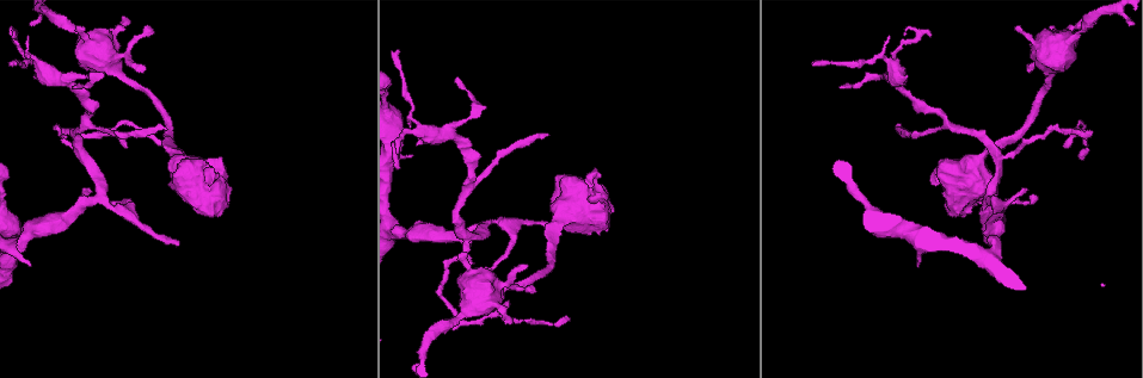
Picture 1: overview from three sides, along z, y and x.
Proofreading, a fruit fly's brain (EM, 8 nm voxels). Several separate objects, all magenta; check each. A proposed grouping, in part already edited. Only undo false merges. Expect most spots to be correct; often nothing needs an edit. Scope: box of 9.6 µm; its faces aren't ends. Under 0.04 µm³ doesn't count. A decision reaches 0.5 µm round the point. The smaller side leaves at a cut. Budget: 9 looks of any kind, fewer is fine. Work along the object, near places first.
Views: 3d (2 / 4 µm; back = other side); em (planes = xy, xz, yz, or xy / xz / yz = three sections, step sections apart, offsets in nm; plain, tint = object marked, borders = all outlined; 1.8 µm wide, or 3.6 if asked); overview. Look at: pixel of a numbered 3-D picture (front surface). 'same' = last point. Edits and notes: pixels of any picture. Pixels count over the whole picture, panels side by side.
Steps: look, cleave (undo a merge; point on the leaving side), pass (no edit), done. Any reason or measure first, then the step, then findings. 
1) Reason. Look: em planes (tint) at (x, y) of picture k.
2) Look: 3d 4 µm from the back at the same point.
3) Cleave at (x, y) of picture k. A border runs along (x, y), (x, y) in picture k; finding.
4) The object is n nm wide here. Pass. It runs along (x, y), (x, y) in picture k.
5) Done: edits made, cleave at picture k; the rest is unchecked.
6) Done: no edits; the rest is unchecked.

Calibre changes. Look: em 3.6 µm xz step 8 (tint) at (1058, 53) of picture 1.

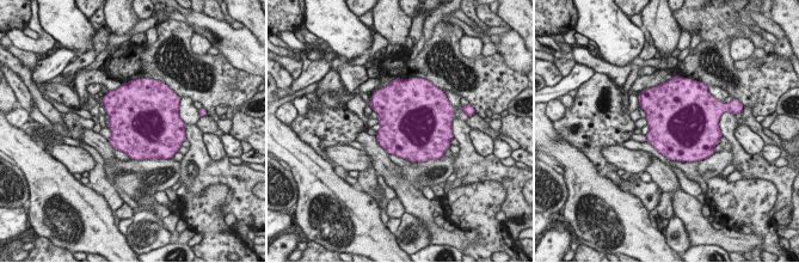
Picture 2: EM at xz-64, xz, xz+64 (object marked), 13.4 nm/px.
Look: em 3.6 µm planes (tint) at the same point.

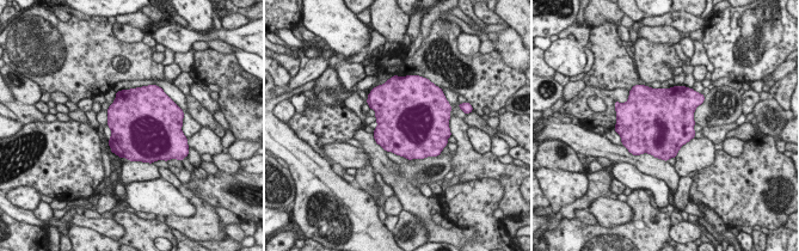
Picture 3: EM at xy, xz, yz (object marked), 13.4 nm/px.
Pass. Continuous, no second cell.

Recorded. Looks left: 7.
Thick turns thin. Look: 3d 4 µm at (564, 212) of picture 1.

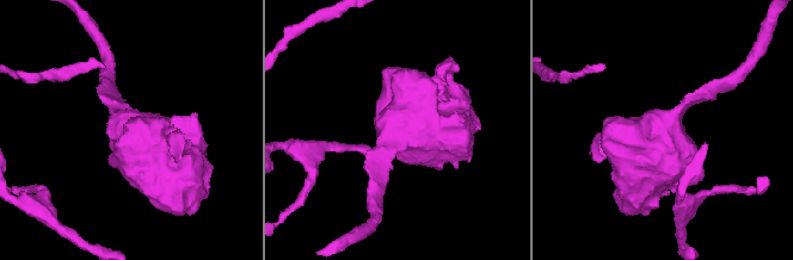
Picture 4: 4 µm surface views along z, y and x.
Now the EM. Look: em 3.6 µm planes (tint) at (664, 123) of picture 4.

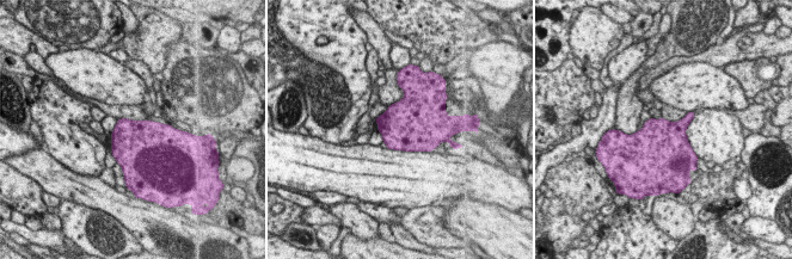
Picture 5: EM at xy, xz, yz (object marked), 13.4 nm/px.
The object is 650 nm wide here. Pass. All the same cell.

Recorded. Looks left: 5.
Sharp bend. Look: em yz step 4 (tint) at (68, 82) of picture 1.

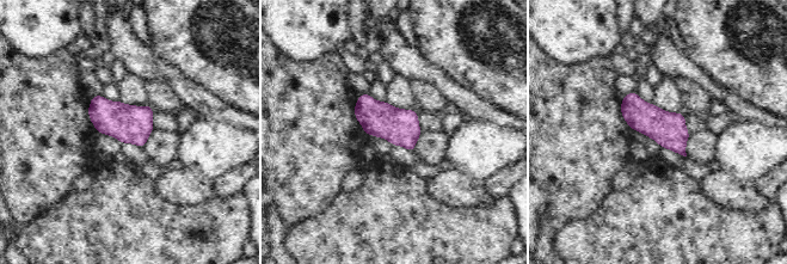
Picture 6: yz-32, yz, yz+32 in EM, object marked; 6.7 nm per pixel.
Look: em planes (tint) at the same point.

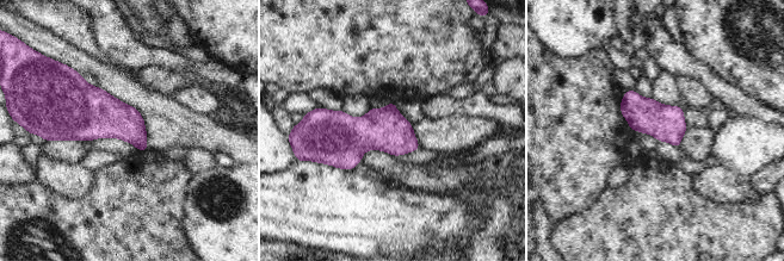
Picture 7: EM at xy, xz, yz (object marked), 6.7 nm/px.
The object is 240 nm wide here. Pass. Continuous, no second cell.

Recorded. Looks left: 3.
Sharp bend. Look: 3d 4 µm at (84, 137) of picture 1.

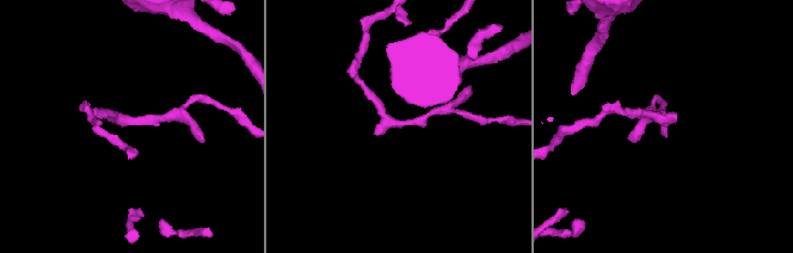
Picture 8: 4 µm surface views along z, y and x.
Now the EM. Look: em planes (tint) at (125, 121) of picture 8.

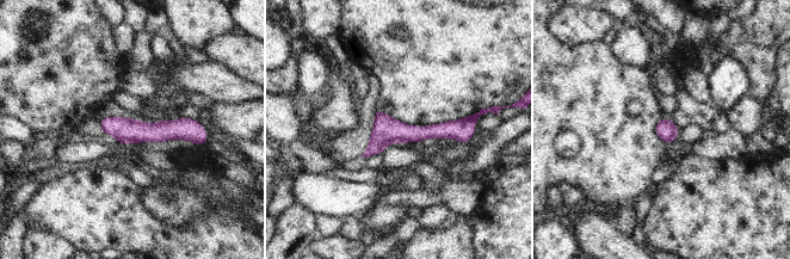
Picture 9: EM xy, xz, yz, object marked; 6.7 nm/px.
The object is 140 nm wide here. Pass. It runs along (470, 125), (388, 133), (368, 153) in picture 9; one cell here.

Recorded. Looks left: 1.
Done: no edits; the rest is unchecked.

